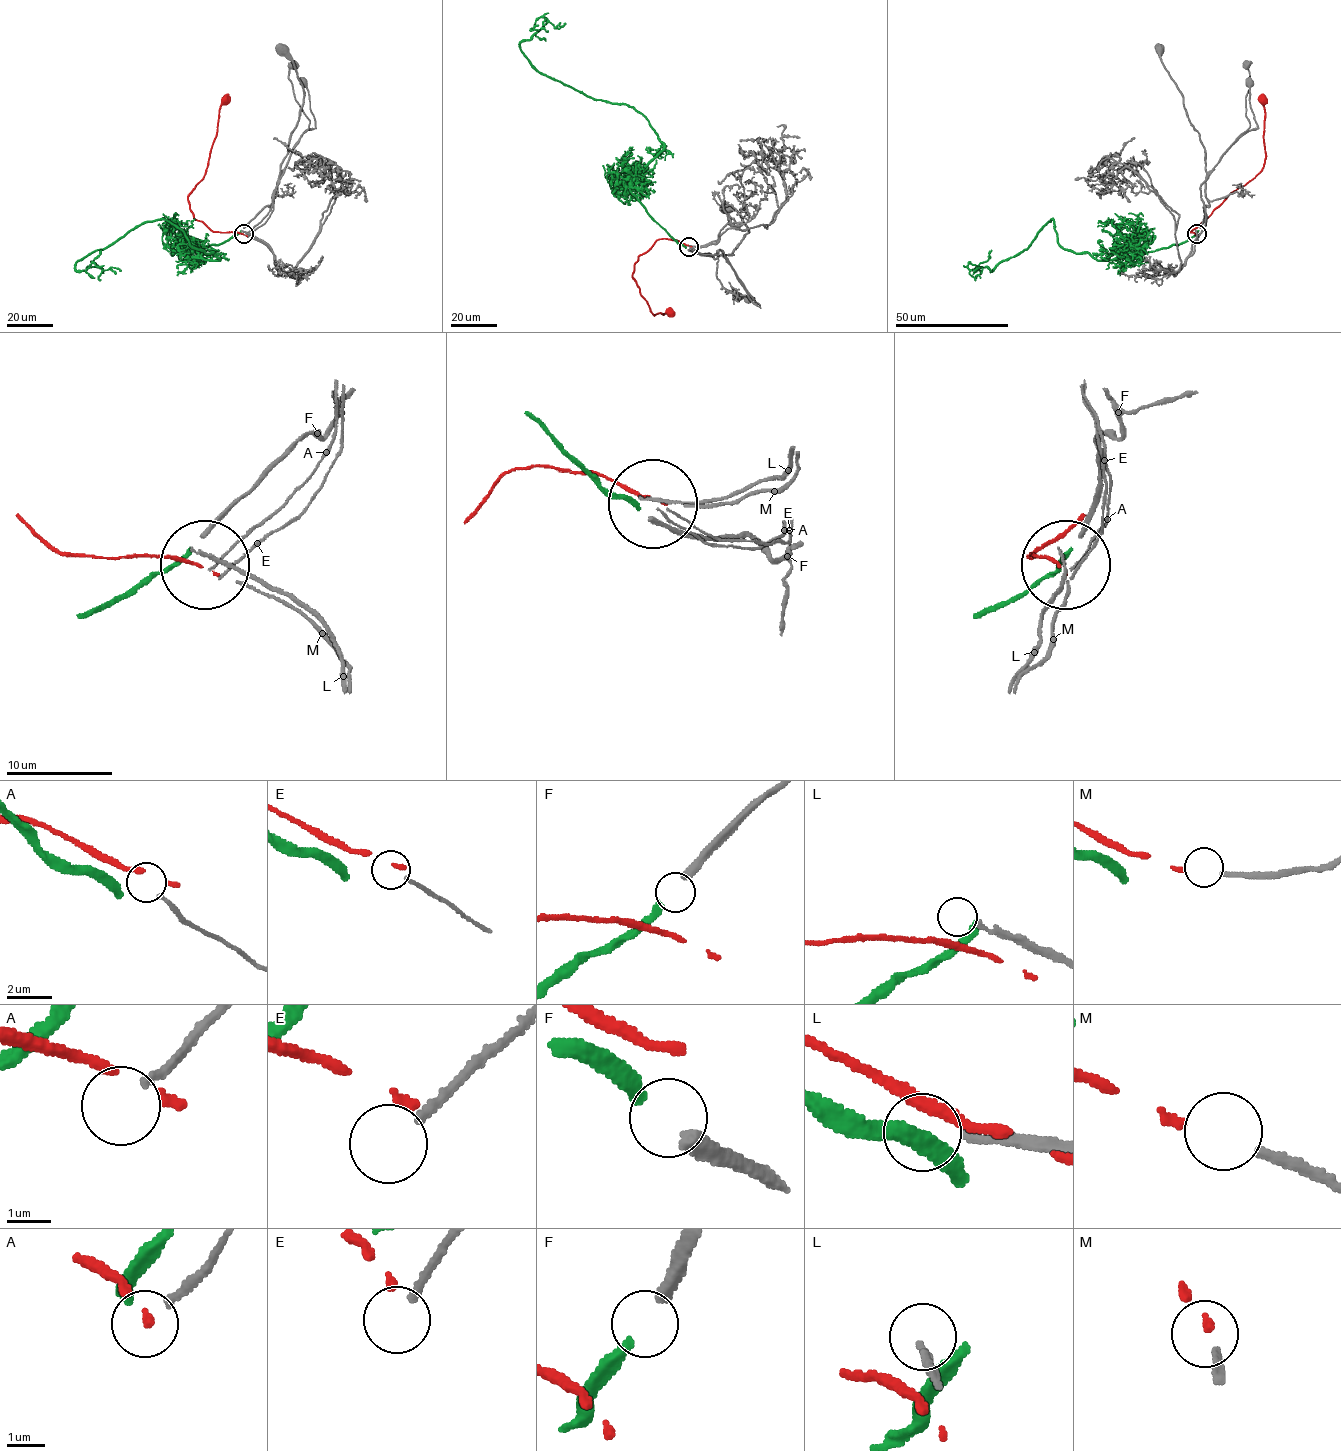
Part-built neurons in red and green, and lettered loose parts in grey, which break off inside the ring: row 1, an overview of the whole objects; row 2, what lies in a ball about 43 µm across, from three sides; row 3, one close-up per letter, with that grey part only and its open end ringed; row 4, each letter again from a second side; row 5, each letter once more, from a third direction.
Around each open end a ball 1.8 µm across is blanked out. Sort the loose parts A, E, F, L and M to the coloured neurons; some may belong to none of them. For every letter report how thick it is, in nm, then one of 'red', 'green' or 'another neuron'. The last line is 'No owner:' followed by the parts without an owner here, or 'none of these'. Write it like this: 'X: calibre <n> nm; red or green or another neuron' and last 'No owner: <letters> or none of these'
A: calibre 170 nm; another neuron
E: calibre 180 nm; another neuron
F: calibre 380 nm; green
L: calibre 180 nm; another neuron
M: calibre 220 nm; red
No owner: A, E, L

